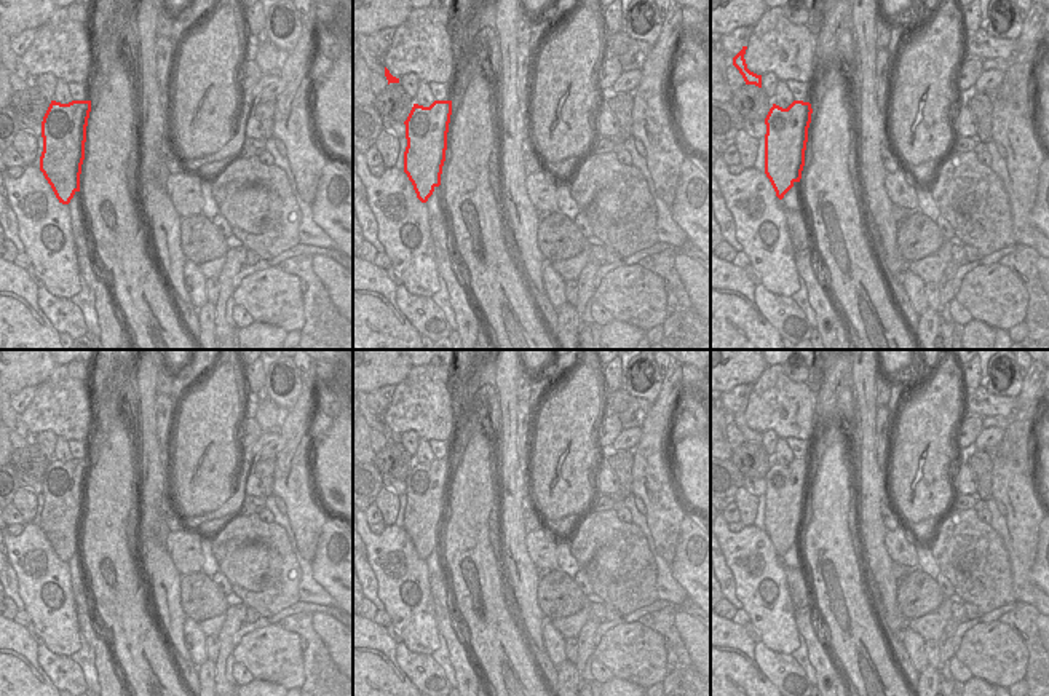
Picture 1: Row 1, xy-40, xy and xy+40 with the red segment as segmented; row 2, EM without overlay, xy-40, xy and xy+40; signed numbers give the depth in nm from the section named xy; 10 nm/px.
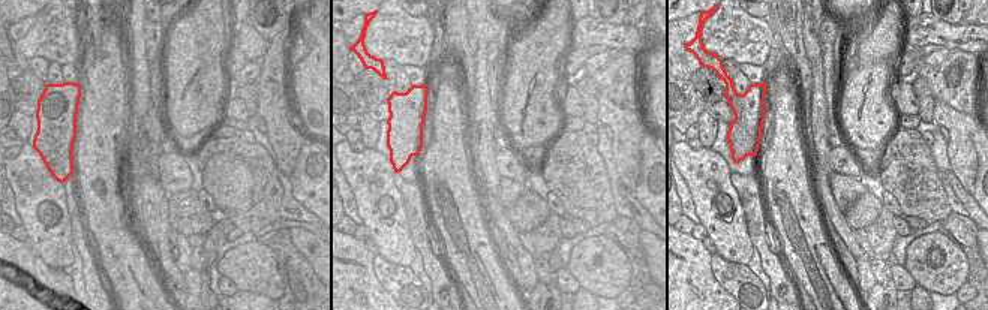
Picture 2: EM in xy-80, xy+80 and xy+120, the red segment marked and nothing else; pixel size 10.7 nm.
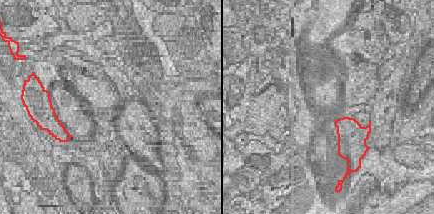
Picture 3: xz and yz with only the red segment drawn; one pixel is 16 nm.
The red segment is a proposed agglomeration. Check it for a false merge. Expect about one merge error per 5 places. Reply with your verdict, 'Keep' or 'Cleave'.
Cleave

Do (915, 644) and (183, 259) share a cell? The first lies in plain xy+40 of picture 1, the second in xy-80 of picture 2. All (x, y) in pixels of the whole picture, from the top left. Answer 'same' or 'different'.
same

